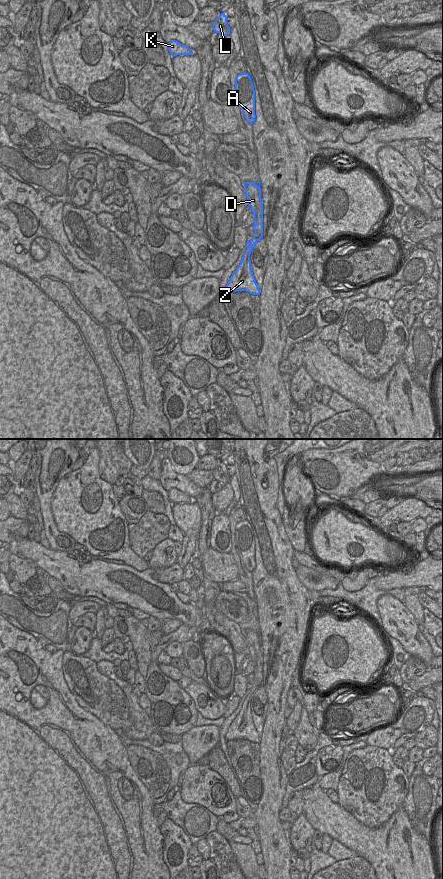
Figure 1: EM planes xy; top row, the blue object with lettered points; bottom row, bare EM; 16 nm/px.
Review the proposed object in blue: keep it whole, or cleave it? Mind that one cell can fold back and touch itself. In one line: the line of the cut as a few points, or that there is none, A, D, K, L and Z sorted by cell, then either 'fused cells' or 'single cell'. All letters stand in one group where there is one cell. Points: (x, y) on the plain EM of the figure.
cut none; groups A D K L Z; single cell

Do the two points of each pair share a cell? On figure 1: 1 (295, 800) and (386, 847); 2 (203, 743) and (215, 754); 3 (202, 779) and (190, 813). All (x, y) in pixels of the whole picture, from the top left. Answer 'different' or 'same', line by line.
1: different
2: different
3: different

